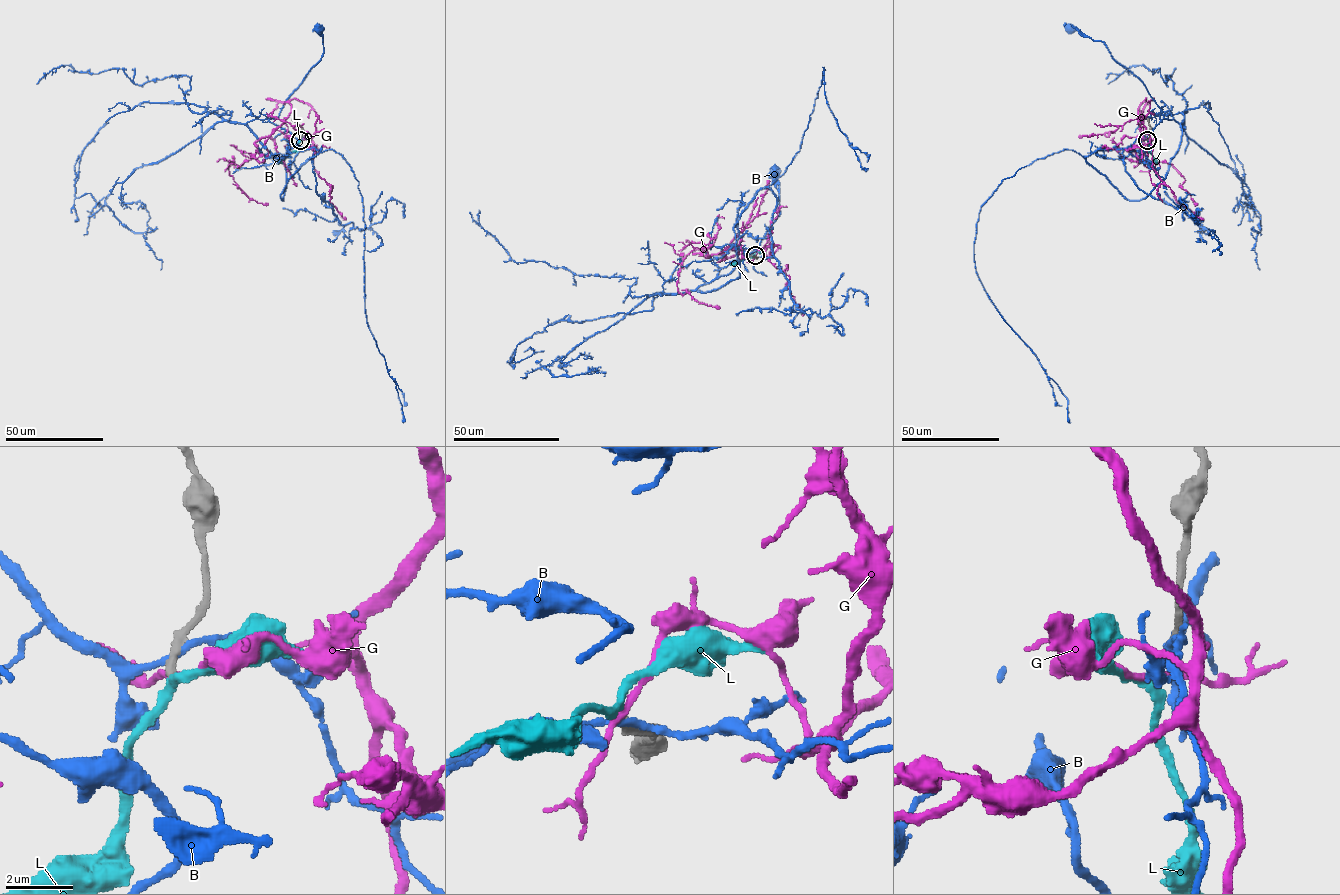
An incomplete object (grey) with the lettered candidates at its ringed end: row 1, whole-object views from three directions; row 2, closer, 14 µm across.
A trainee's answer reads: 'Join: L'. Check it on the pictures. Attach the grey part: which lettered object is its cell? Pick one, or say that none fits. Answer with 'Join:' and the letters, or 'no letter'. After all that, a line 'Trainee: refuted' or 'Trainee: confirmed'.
Join: L
Trainee: confirmed

